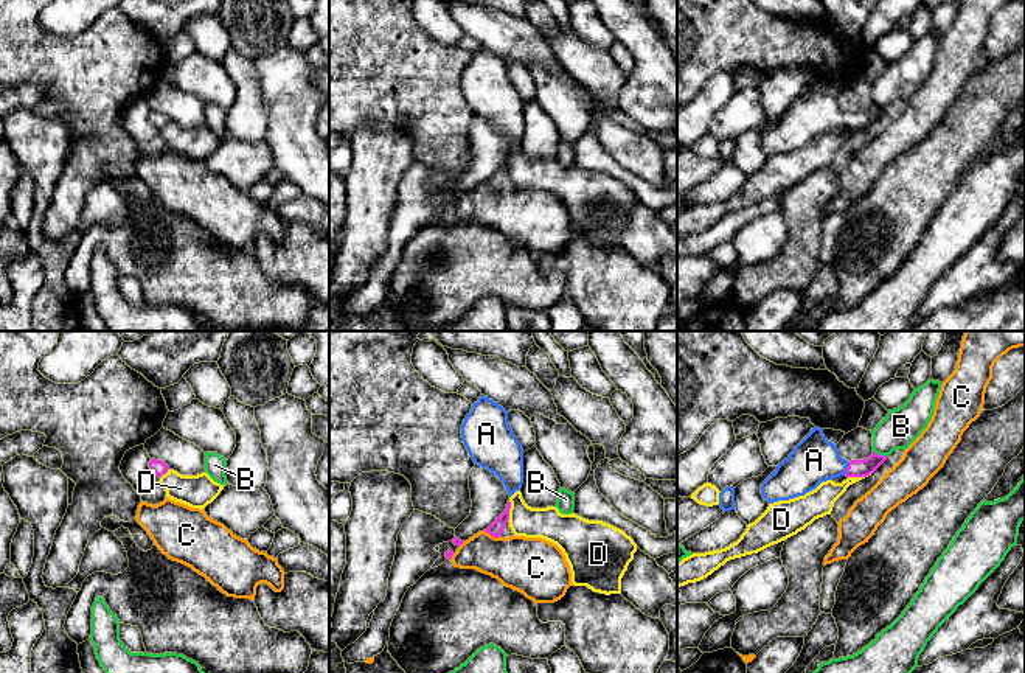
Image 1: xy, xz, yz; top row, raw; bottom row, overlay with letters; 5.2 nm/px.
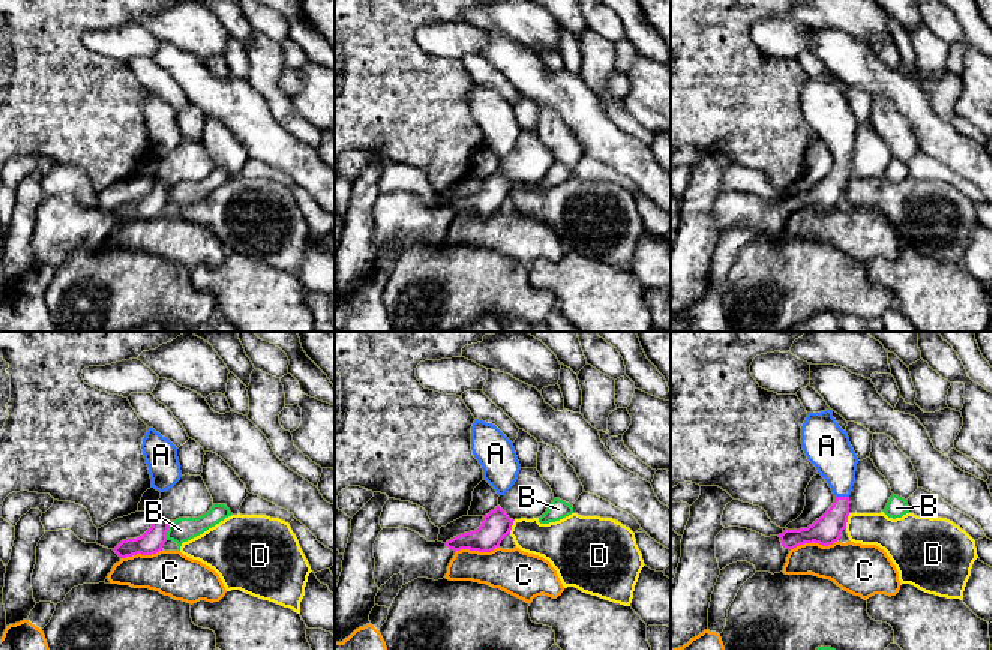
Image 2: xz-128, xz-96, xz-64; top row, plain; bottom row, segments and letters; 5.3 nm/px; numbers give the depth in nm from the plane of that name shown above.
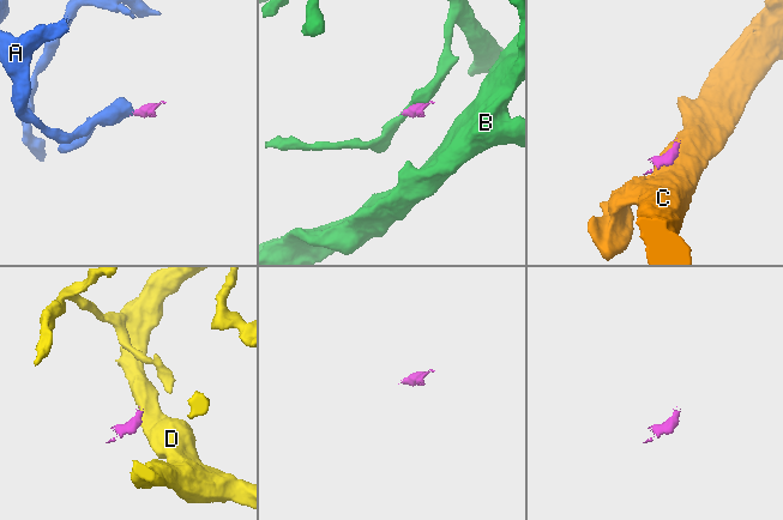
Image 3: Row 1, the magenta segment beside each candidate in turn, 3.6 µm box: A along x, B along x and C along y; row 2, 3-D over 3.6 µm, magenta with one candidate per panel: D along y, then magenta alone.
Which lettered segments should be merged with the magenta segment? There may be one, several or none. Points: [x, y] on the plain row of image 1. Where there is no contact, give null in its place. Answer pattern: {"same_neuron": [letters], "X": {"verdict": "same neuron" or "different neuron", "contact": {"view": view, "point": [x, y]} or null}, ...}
{"same_neuron": ["A"], "A": {"verdict": "same neuron", "contact": {"view": "yz", "point": [847, 120]}}, "B": {"verdict": "different neuron", "contact": {"view": "yz", "point": [878, 106]}}, "C": {"verdict": "different neuron", "contact": {"view": "xz", "point": [493, 187]}}, "D": {"verdict": "different neuron", "contact": {"view": "xz", "point": [508, 163]}}}

